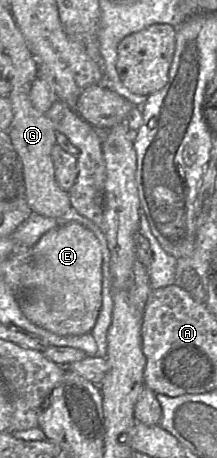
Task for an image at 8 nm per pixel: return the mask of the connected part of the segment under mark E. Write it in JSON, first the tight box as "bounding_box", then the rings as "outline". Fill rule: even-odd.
{"bounding_box":[20,222,102,336],"outline":[[[68,222],[45,233],[31,249],[31,261],[21,267],[20,300],[23,315],[33,324],[59,336],[91,333],[102,305],[102,253],[92,231],[78,222]]]}

